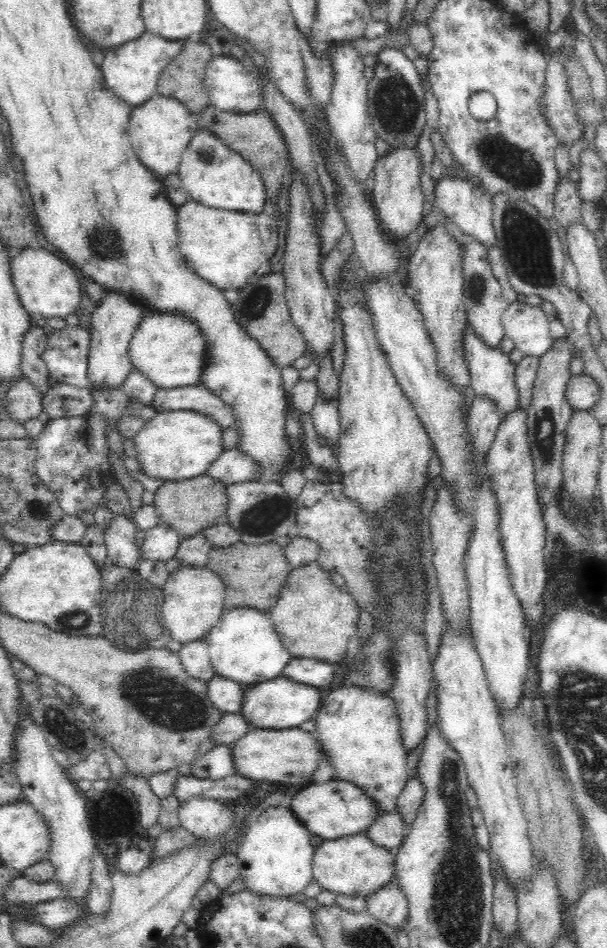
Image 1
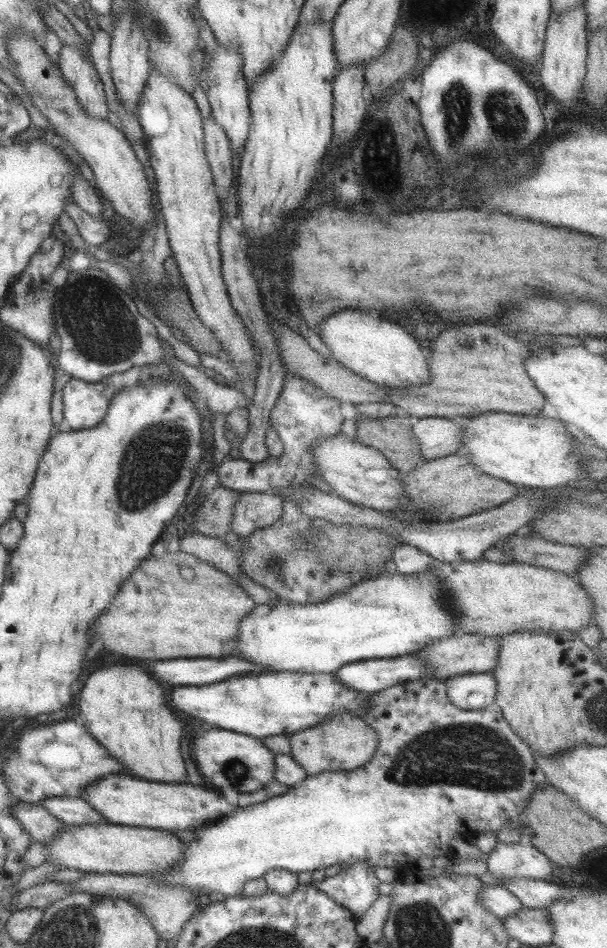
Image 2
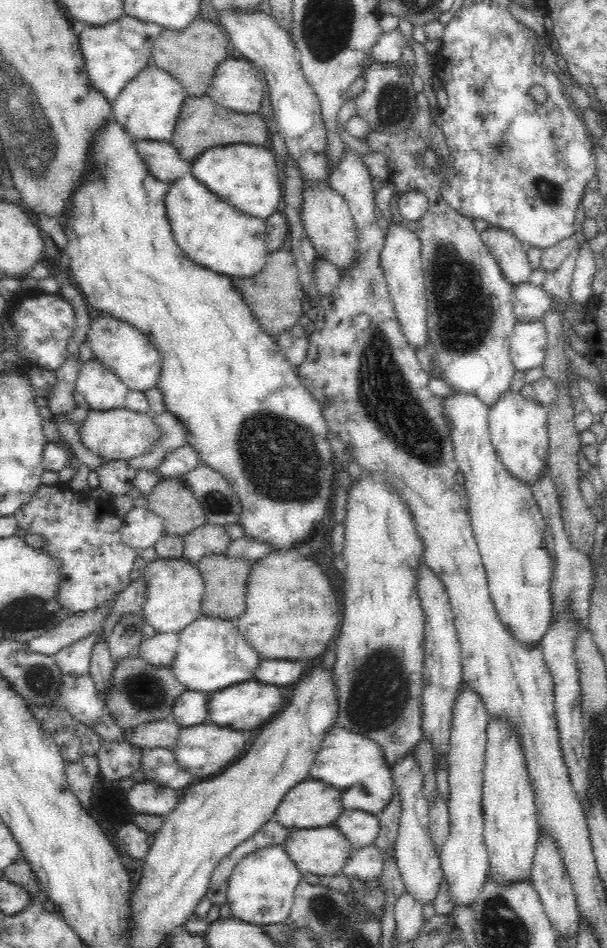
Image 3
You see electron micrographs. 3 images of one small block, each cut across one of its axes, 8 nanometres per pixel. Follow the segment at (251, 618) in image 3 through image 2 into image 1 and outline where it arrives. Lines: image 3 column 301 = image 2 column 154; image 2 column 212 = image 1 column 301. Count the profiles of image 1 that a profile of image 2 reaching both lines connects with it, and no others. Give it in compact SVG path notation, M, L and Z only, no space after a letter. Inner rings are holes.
M316 562L292 569L280 591L279 598L278 604L270 608L270 620L276 626L280 640L284 640L284 646L288 648L292 657L316 658L327 663L342 662L342 658L346 656L348 640L352 640L352 636L354 638L359 636L356 632L358 632L360 607L350 593L336 587L330 579L330 573Z

